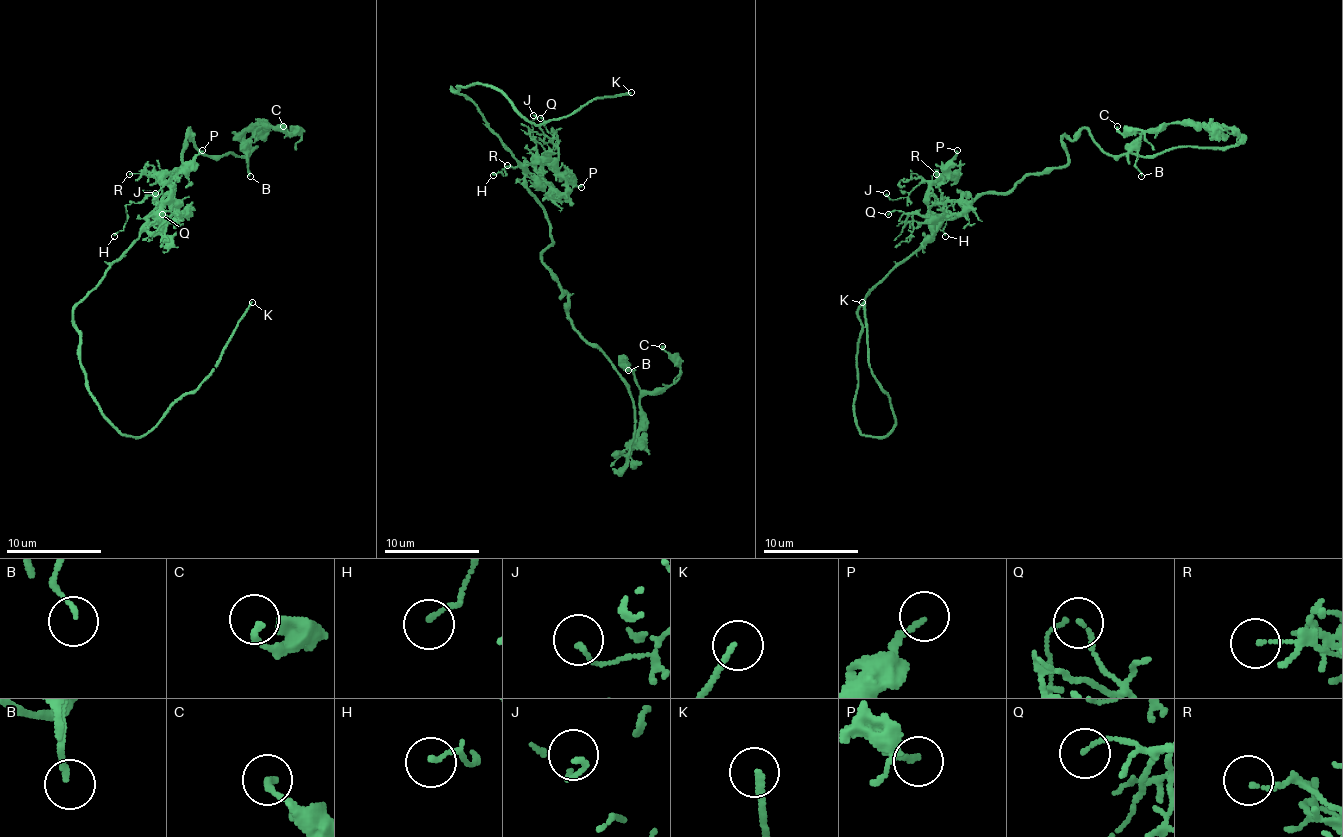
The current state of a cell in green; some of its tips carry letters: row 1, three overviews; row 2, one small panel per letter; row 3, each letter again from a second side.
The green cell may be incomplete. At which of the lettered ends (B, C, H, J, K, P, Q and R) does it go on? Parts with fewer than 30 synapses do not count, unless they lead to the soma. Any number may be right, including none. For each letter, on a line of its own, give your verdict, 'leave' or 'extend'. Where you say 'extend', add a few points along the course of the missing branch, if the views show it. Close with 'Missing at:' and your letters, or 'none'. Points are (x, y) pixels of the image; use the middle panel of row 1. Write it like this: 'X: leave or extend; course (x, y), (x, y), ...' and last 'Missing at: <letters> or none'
B: leave
C: leave
H: leave
J: leave
K: extend; course (631, 92), (659, 87), (671, 80), (676, 70)
P: leave
Q: leave
R: leave
Missing at: K

